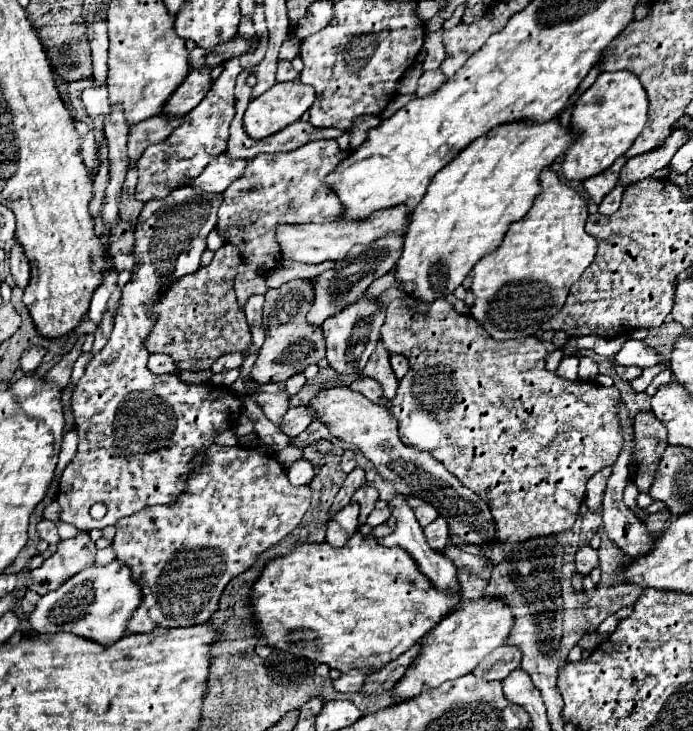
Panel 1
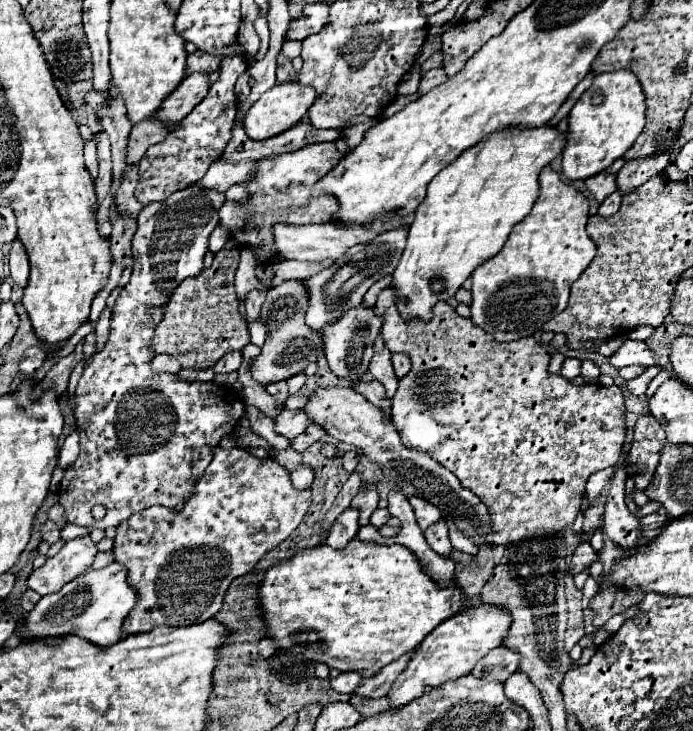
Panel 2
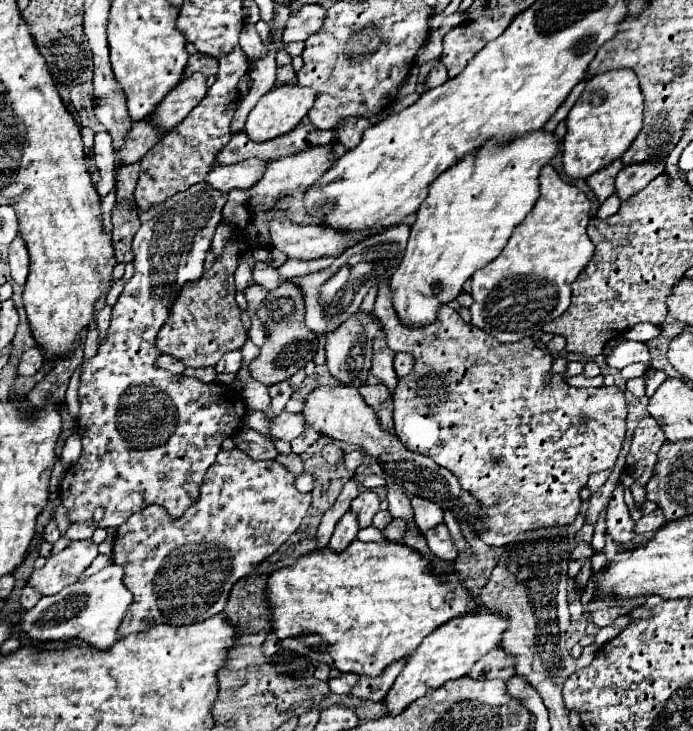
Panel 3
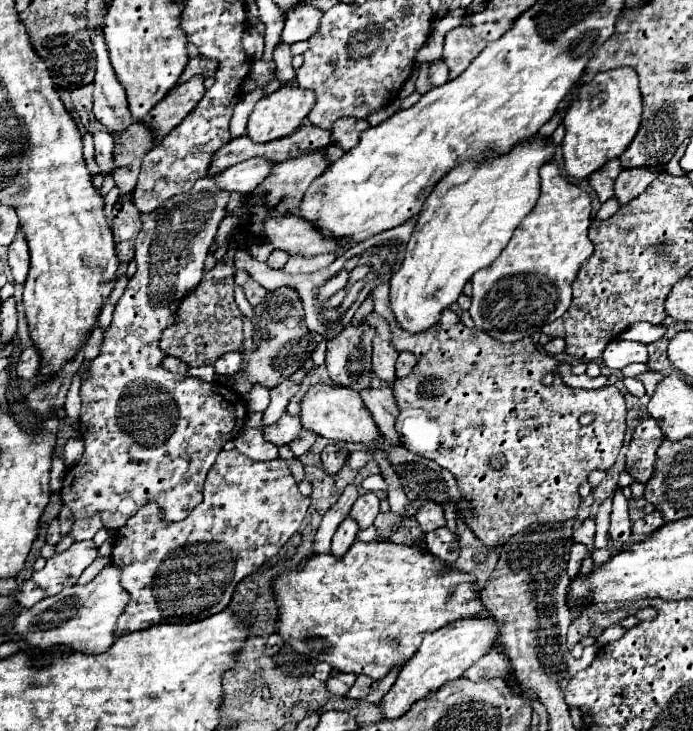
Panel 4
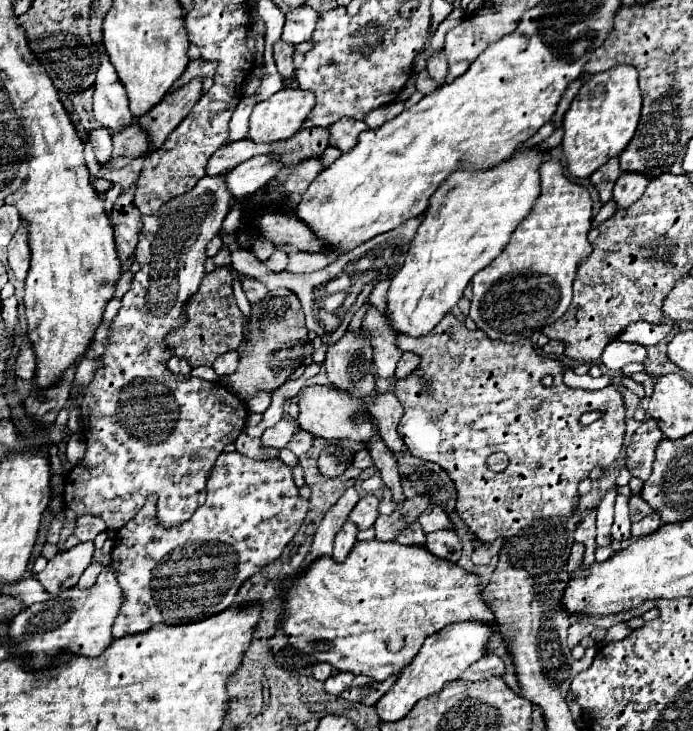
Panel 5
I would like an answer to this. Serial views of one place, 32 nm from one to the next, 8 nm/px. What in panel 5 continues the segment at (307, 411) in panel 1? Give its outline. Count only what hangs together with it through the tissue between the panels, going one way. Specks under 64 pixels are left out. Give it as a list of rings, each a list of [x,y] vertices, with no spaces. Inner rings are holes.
[[[282,418],[276,426],[270,426],[264,430],[262,434],[262,444],[264,446],[274,446],[274,448],[284,448],[292,438],[294,434],[300,430],[300,426],[296,424],[294,418]]]

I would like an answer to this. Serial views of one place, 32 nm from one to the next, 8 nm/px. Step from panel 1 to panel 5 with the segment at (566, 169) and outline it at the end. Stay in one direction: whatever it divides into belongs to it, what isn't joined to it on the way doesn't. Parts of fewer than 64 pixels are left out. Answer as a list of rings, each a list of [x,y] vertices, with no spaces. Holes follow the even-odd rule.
[[[620,64],[606,72],[594,74],[582,84],[564,114],[564,140],[562,150],[566,156],[568,172],[576,178],[588,178],[610,158],[620,156],[632,140],[642,112],[642,94],[638,88],[638,72],[632,66]]]

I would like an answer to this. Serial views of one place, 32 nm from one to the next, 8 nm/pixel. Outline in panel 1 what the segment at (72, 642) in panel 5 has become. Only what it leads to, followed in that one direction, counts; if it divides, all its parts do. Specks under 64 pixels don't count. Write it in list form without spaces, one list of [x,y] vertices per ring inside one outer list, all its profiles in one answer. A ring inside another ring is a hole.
[[[112,560],[106,566],[90,564],[88,568],[80,570],[76,576],[68,578],[54,592],[48,592],[38,602],[28,622],[34,632],[42,632],[42,634],[72,632],[76,636],[96,640],[98,644],[108,646],[126,634],[128,620],[140,606],[140,600],[142,600],[140,586],[136,586],[130,568],[124,562]]]

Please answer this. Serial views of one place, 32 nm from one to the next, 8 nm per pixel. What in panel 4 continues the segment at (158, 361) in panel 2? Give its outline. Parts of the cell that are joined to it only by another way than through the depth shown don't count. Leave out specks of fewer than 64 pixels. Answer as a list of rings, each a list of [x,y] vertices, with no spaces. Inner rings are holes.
[[[166,356],[166,358],[162,360],[162,366],[164,366],[166,370],[170,370],[170,372],[182,372],[182,374],[186,374],[186,370],[188,370],[188,366],[186,366],[182,360],[176,360],[176,358],[172,358],[172,356]]]

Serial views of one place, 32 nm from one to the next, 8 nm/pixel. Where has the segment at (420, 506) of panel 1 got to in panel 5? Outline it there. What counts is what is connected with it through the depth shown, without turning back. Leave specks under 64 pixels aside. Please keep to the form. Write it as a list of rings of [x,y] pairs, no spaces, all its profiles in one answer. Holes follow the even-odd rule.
[[[432,504],[432,508],[428,508],[428,512],[422,512],[418,516],[418,522],[422,524],[422,530],[428,534],[428,532],[432,532],[432,528],[448,528],[450,518],[446,516],[442,506]]]

